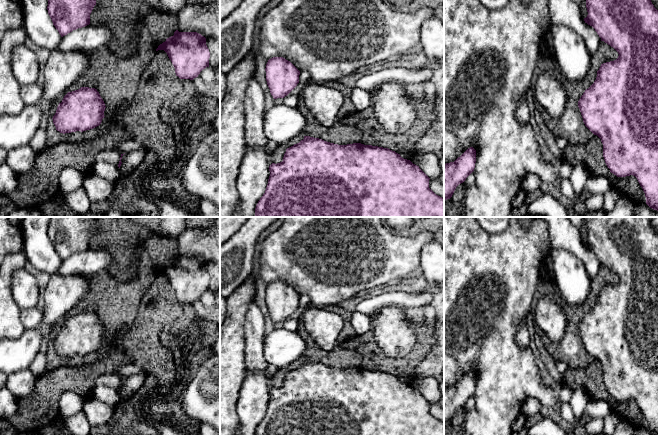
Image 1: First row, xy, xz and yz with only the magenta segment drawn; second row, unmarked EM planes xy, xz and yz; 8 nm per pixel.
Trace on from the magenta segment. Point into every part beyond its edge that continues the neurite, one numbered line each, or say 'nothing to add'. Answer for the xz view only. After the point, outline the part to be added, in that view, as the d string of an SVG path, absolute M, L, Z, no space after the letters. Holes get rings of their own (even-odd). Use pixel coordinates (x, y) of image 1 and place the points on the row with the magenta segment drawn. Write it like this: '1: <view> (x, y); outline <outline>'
nothing to add

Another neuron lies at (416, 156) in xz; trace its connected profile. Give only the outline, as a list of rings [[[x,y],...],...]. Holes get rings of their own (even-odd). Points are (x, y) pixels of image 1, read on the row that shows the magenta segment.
[[[417,149],[417,150],[415,150],[415,151],[413,151],[413,152],[411,153],[410,161],[411,161],[413,164],[419,166],[420,163],[421,163],[421,161],[422,161],[422,158],[423,158],[424,154],[425,154],[425,152],[423,152],[423,151],[420,150],[420,149]]]

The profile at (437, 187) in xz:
[[[436,179],[429,180],[429,188],[438,196],[444,198],[444,184]]]

